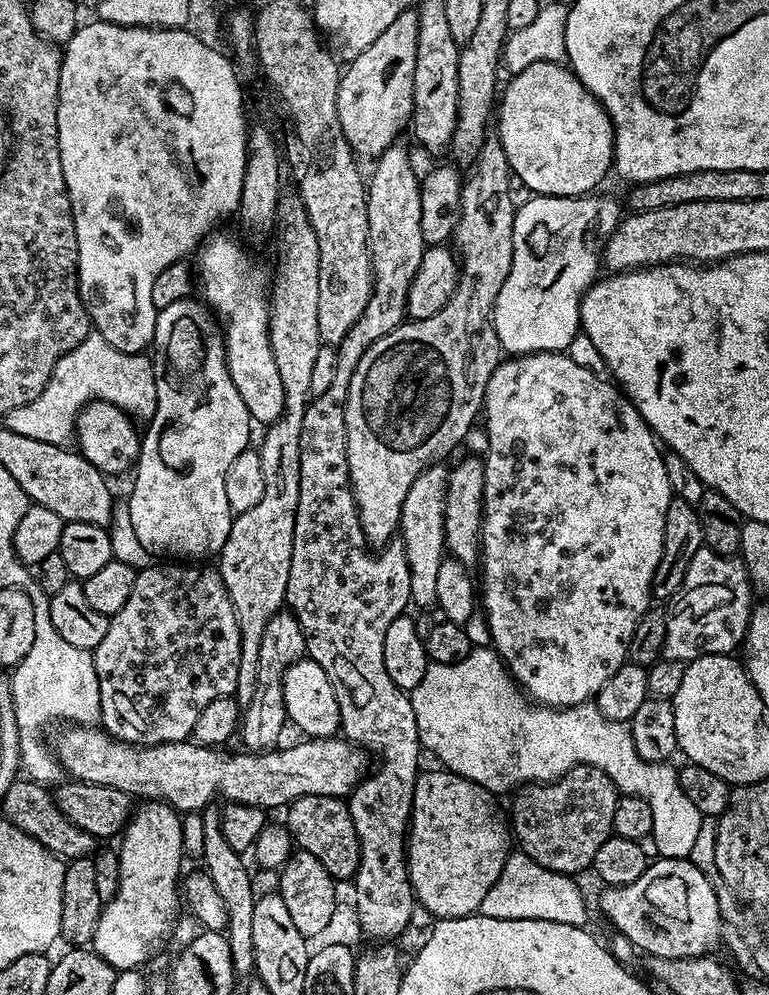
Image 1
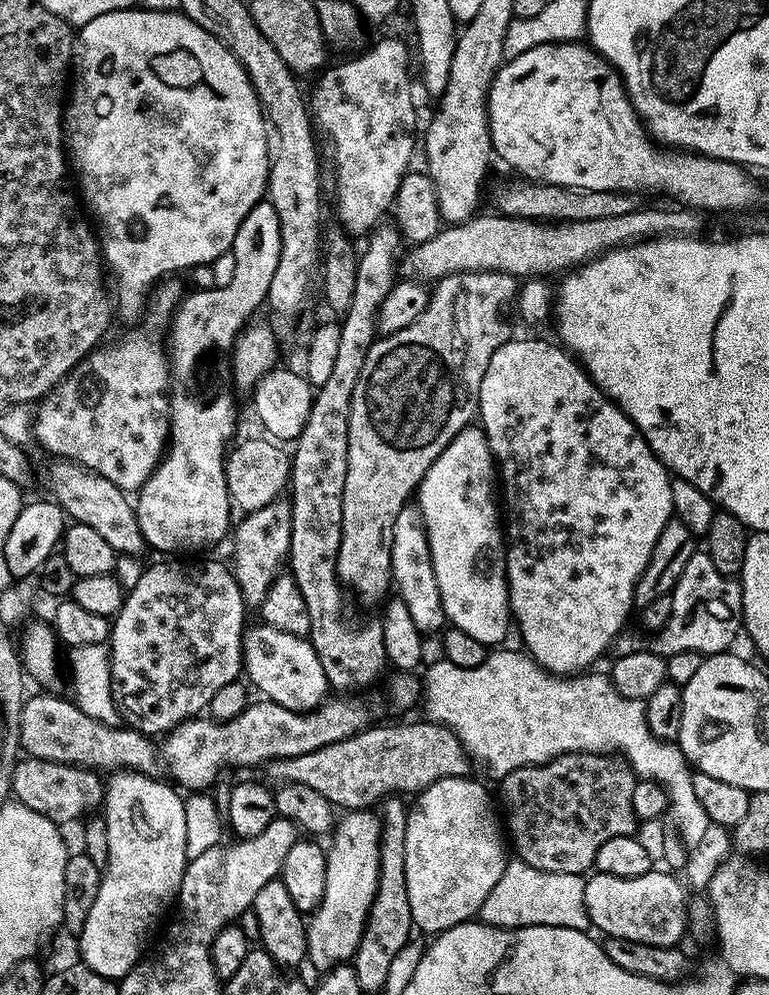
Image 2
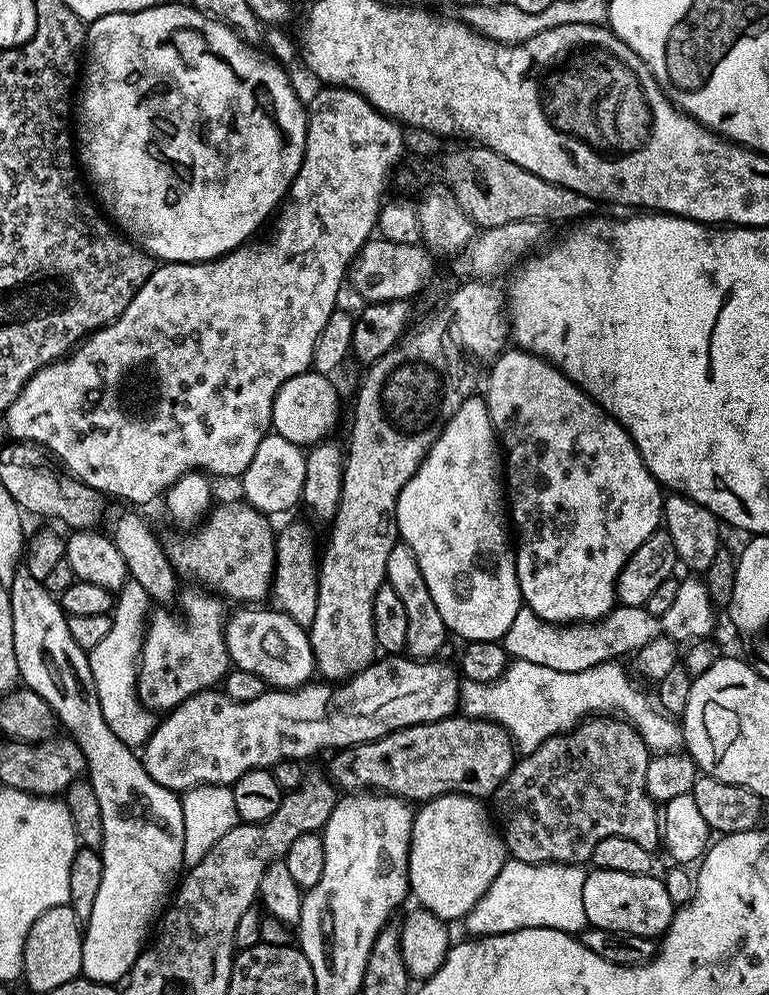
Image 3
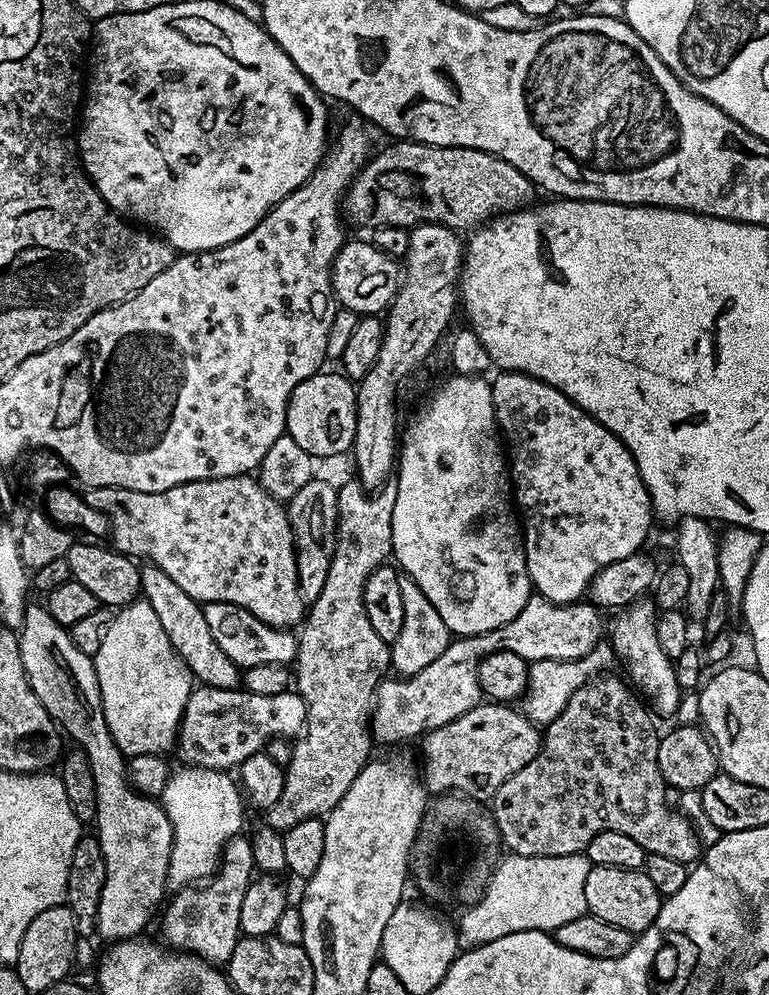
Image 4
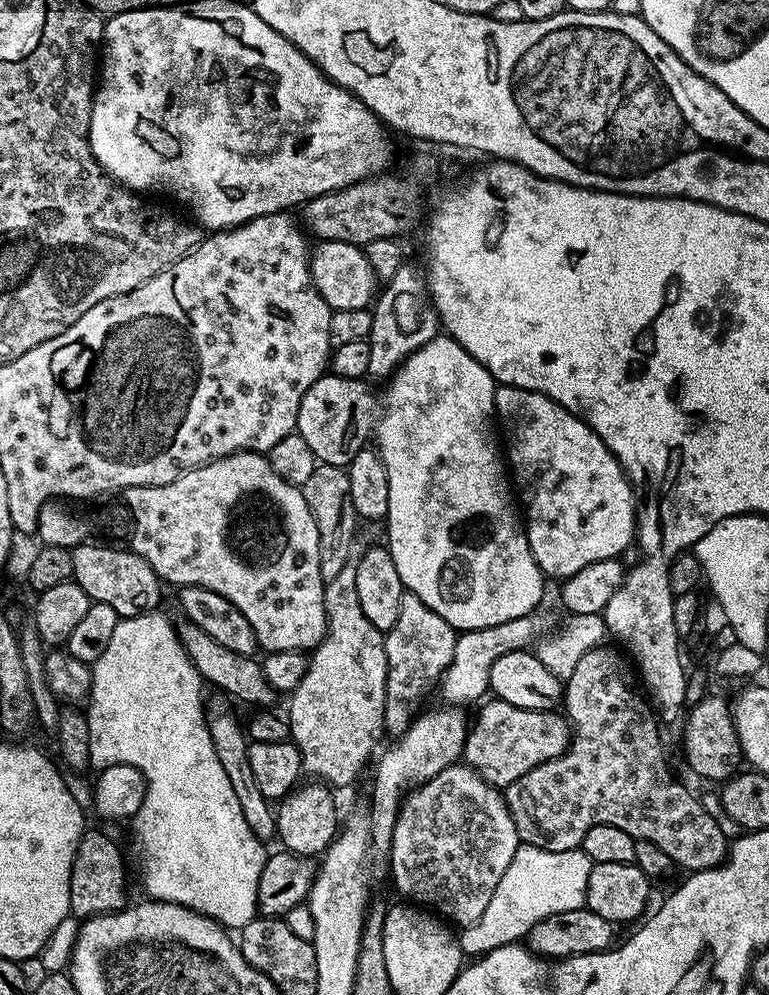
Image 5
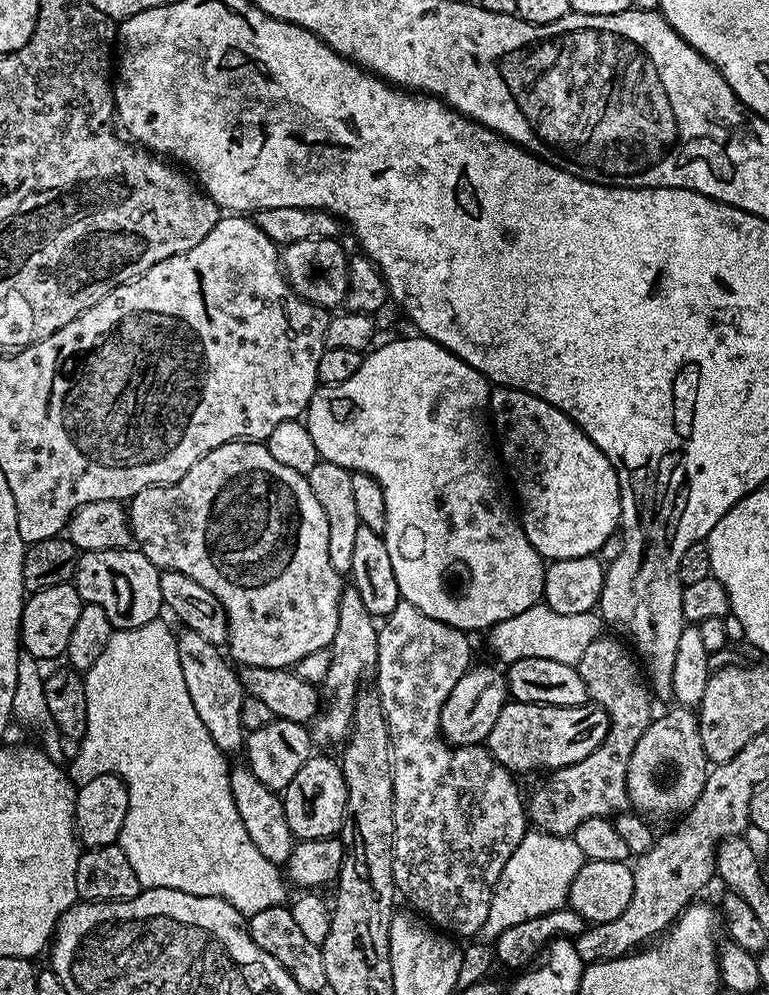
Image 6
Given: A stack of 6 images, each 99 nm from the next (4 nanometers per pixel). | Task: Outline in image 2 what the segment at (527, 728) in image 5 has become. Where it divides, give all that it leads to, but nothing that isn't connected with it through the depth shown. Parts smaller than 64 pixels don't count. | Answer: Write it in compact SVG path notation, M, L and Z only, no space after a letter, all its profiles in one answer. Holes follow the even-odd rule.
M423 723L392 724L389 728L369 726L362 732L355 732L342 742L310 750L310 754L302 754L289 760L273 760L266 768L269 776L267 779L276 780L277 785L289 783L310 786L310 790L318 790L322 798L326 798L340 810L368 810L393 794L404 794L400 792L417 794L439 779L467 777L470 772L468 770L470 757L462 741L444 724Z

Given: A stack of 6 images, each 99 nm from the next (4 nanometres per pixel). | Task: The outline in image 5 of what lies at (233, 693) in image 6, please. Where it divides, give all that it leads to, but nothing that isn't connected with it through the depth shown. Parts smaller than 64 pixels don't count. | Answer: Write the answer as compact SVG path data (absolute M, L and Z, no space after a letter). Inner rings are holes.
M223 694L209 695L206 700L206 719L210 738L214 742L214 750L218 754L218 762L222 762L222 770L226 770L226 778L230 778L230 787L234 789L234 798L238 806L242 806L242 818L246 818L246 826L254 830L254 834L265 842L275 841L276 813L273 805L264 797L262 790L258 790L258 782L254 778L254 769L250 767L250 754L248 753L247 731L242 727L242 720L232 713L233 705L229 697Z

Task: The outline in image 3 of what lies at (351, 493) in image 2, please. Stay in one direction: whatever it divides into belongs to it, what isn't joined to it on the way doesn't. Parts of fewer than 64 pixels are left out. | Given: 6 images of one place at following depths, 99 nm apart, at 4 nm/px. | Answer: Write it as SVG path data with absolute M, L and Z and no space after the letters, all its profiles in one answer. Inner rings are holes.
M471 278L460 285L440 304L440 309L421 328L413 327L400 343L382 358L367 365L360 393L356 396L356 413L352 416L352 437L346 443L344 477L340 487L340 501L336 517L330 521L332 533L328 545L318 560L318 610L314 622L307 625L310 646L316 663L315 671L325 681L344 682L370 667L377 659L374 634L374 594L385 583L386 562L390 550L398 542L396 530L396 504L402 486L418 470L433 442L454 418L458 406L473 395L472 368L464 356L477 356L487 361L505 351L510 340L510 325L506 315L506 296L495 288L495 283Z

